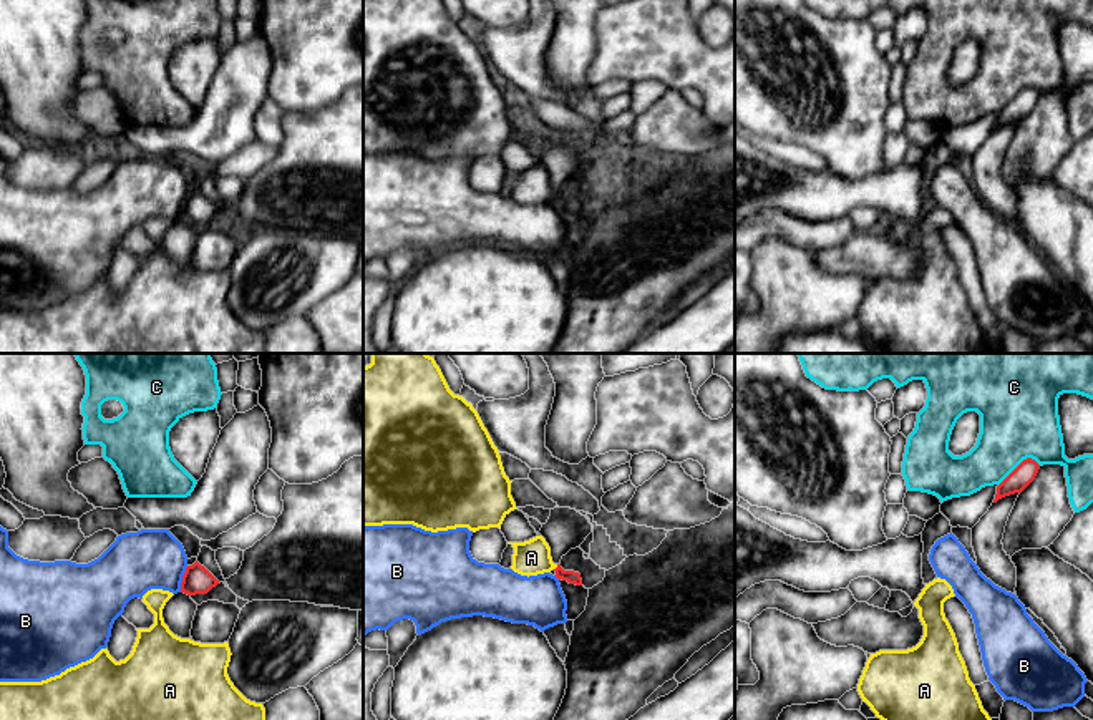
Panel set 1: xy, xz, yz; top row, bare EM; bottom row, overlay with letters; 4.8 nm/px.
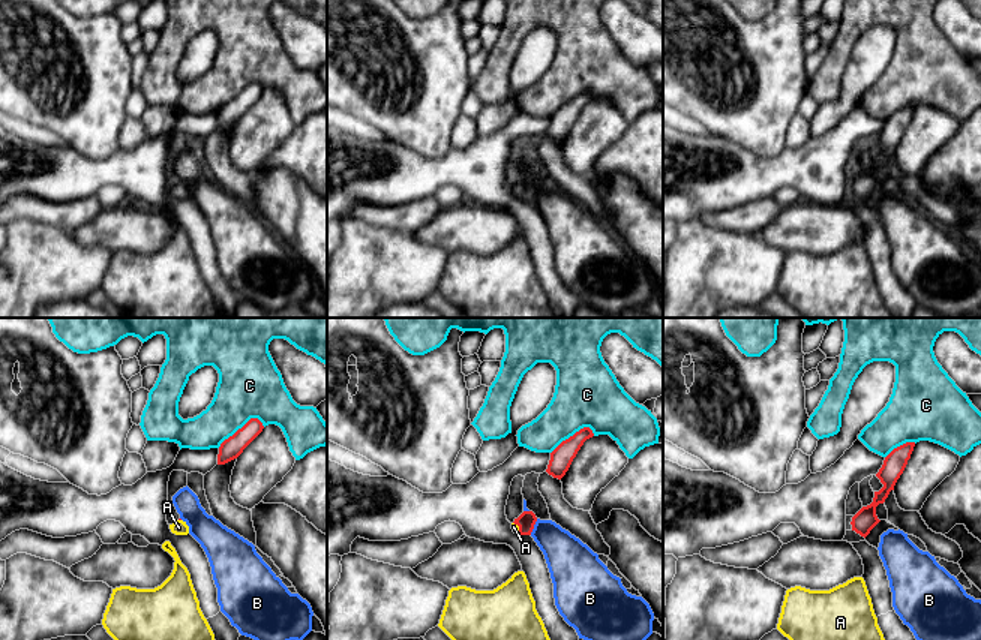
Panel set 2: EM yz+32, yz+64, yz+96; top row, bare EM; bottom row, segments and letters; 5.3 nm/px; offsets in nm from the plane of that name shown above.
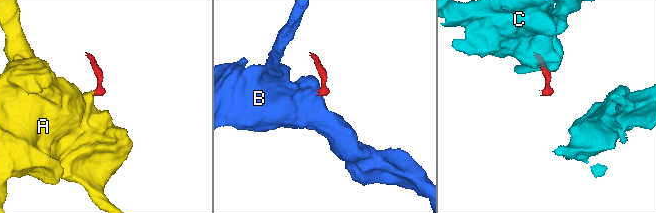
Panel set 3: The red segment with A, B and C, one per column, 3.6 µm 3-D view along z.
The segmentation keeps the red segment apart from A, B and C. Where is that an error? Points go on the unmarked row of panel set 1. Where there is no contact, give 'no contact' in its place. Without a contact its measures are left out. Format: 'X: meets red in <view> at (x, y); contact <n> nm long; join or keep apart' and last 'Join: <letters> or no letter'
A: meets red in xz at (556, 196); contact 40 nm long; join
B: meets red in xy at (183, 208); contact 130 nm long; keep apart
C: meets red in yz at (1019, 93); contact 220 nm long; keep apart
Join: A

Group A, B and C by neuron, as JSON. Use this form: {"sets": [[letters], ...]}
{"sets": [["A"], ["B"], ["C"]]}

